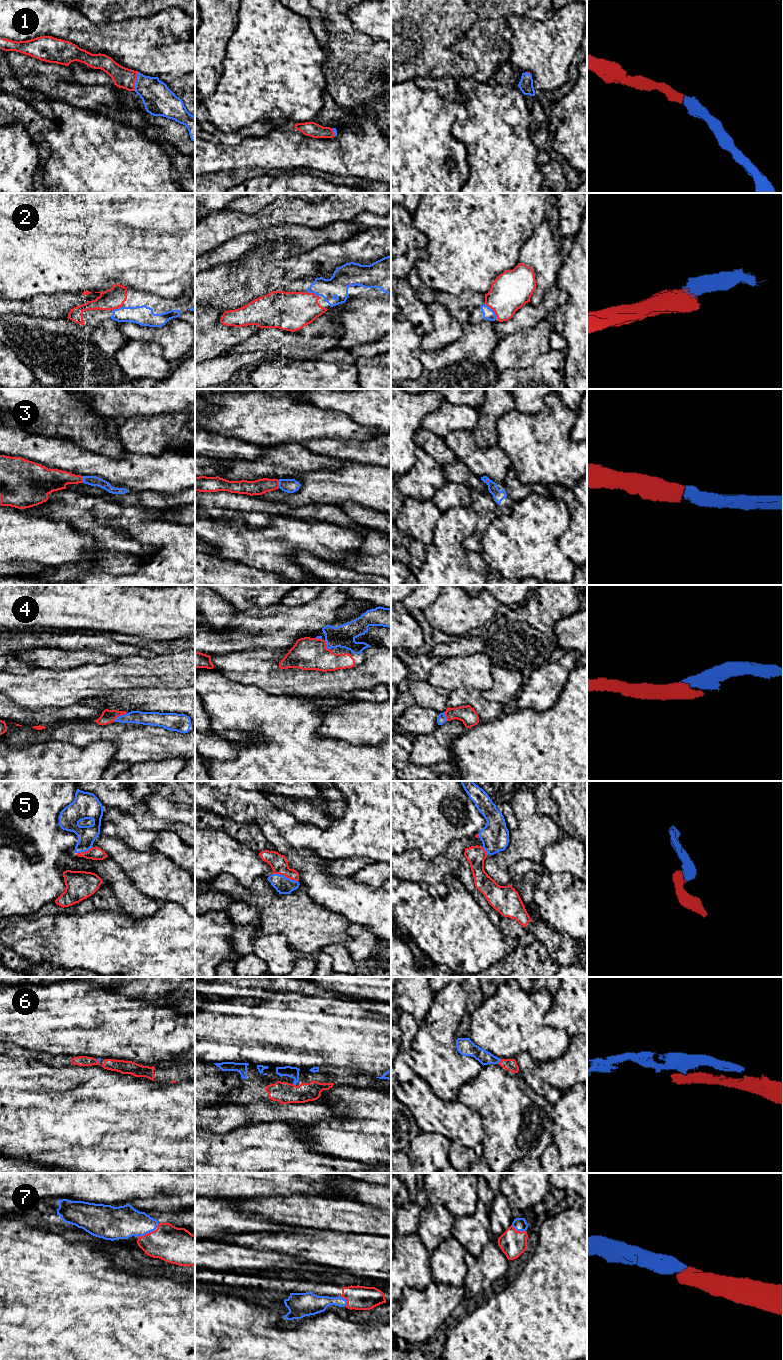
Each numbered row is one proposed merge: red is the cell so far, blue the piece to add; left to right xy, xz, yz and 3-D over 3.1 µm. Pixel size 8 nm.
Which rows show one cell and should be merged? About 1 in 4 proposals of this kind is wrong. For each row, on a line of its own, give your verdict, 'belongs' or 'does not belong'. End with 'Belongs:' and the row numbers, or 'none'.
1: belongs
2: belongs
3: belongs
4: belongs
5: belongs
6: belongs
7: belongs
Belongs: 1, 2, 3, 4, 5, 6, 7

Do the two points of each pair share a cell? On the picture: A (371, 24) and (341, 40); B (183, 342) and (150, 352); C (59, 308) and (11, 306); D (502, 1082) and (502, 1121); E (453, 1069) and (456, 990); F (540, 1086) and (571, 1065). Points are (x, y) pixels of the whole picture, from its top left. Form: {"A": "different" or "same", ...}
{"A": "different", "B": "different", "C": "same", "D": "same", "E": "same", "F": "different"}

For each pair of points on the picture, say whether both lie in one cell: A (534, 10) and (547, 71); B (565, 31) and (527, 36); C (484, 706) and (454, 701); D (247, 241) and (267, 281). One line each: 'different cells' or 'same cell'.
A: different cells
B: same cell
C: same cell
D: different cells

